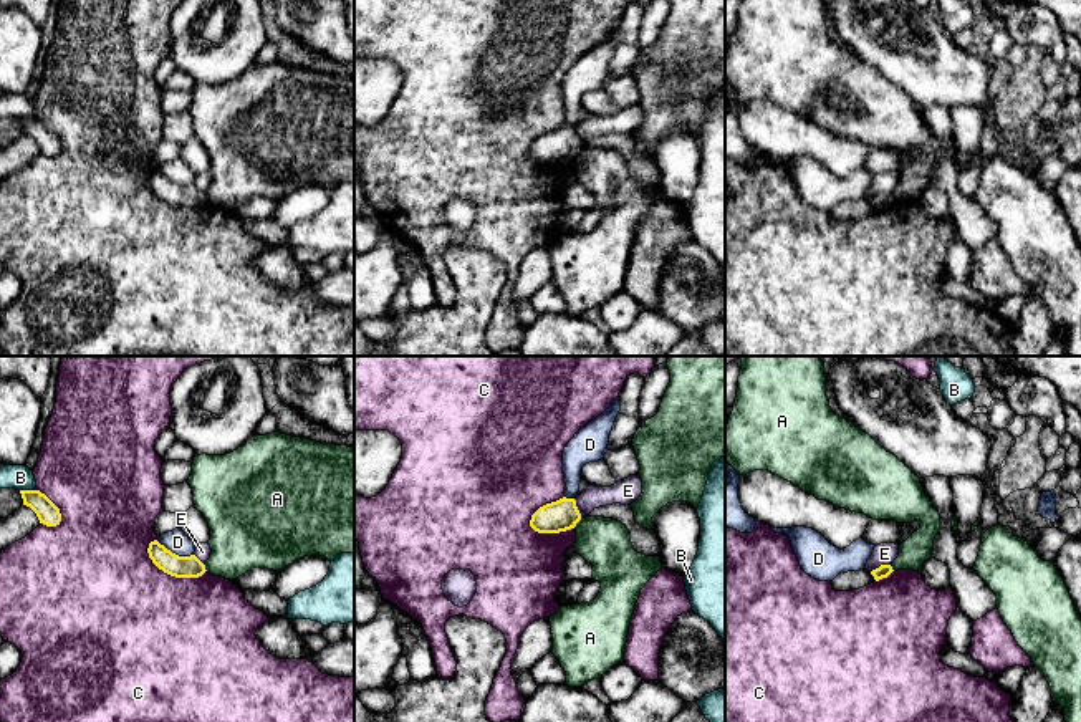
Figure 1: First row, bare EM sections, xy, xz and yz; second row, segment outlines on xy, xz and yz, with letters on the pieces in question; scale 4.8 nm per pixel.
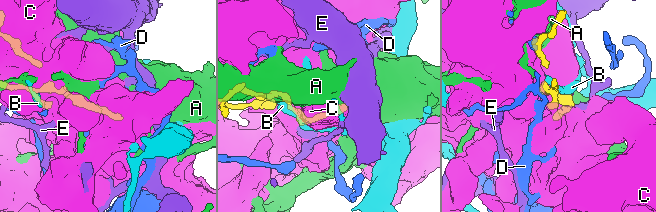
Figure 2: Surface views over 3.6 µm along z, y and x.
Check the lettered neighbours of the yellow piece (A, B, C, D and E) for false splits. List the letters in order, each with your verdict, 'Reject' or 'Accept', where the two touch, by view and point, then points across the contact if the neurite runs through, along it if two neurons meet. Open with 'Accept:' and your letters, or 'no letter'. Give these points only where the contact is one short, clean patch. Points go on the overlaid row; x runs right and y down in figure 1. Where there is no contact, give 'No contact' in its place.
Accept: no letter
A: Reject. Touches yellow at xz (576, 522). Boundary: xz (581, 519), (573, 527)
B: Reject. Touches yellow at xy (28, 490)
C: Reject. Touches yellow at xz (538, 509)
D: Reject. Touches yellow at xy (174, 553)
E: Reject. Touches yellow at xz (576, 509)

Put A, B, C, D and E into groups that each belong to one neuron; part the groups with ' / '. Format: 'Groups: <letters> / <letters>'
Groups: A / B / C / D / E

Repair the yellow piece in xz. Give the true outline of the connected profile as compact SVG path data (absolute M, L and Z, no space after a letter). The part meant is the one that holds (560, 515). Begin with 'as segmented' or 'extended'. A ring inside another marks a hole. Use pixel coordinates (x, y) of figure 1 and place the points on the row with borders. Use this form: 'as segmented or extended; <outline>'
as segmented; M560 498L540 507L530 520L530 527L538 533L560 533L576 527L581 513L574 498Z

